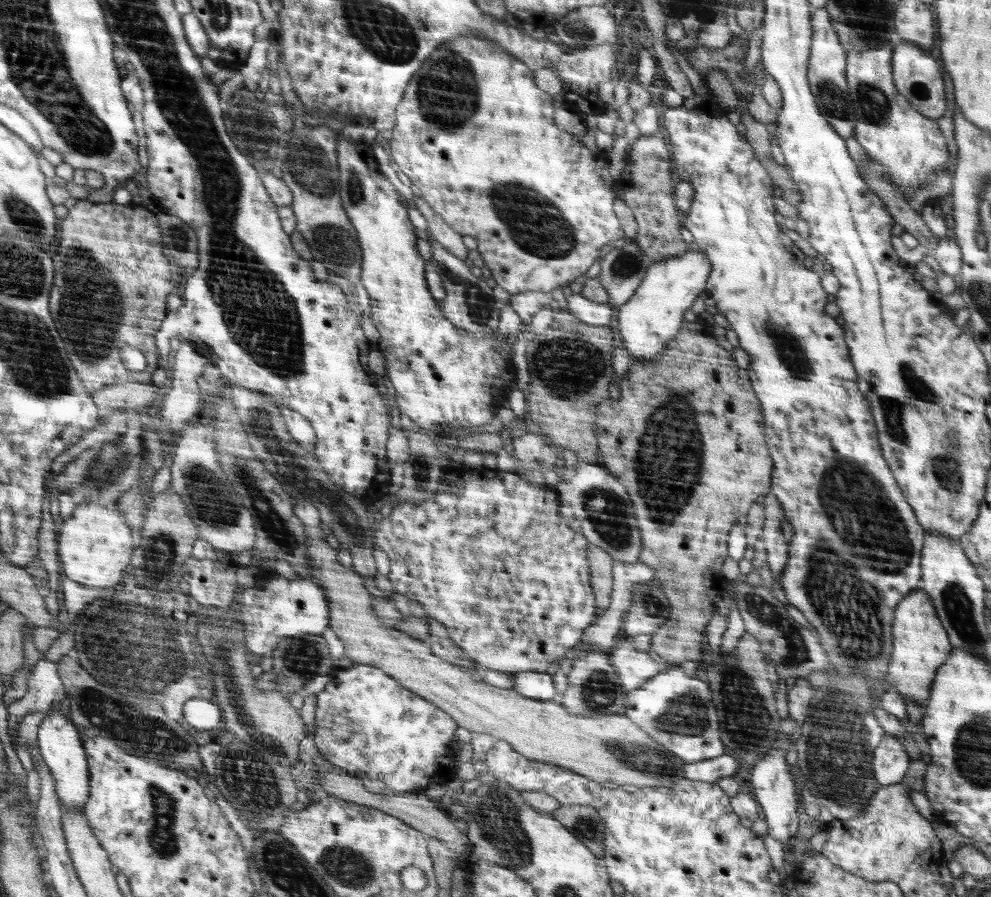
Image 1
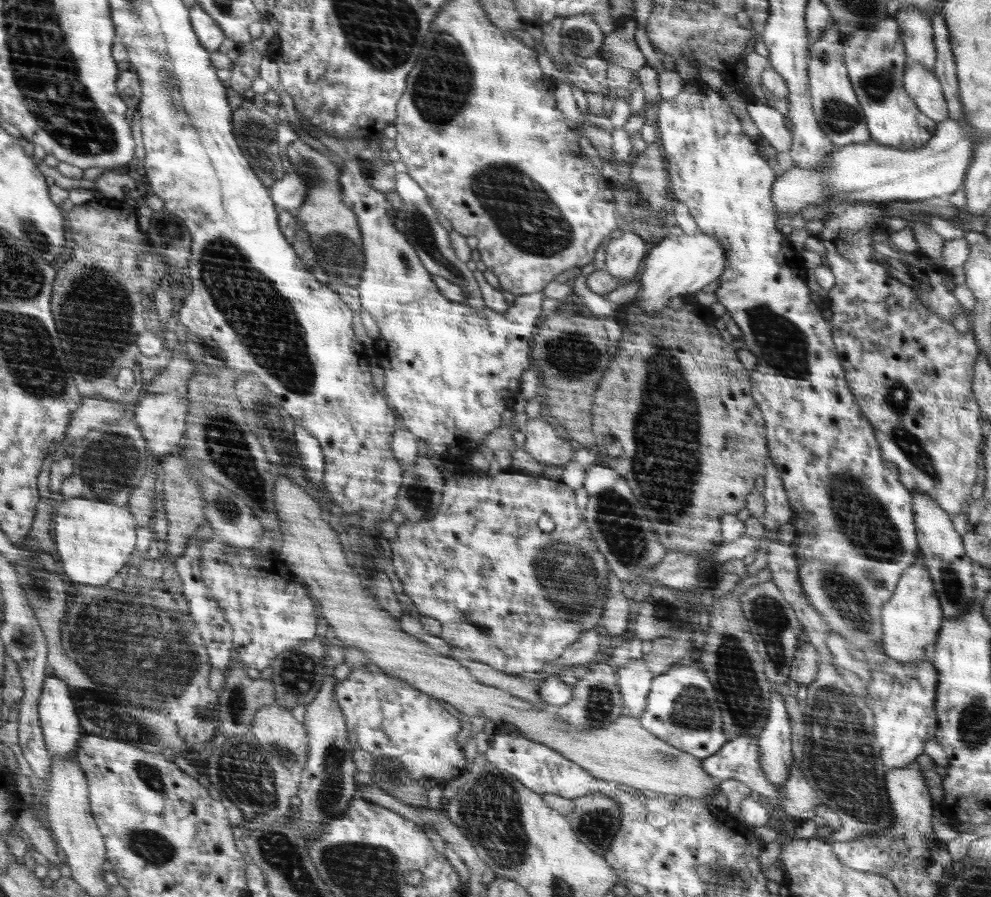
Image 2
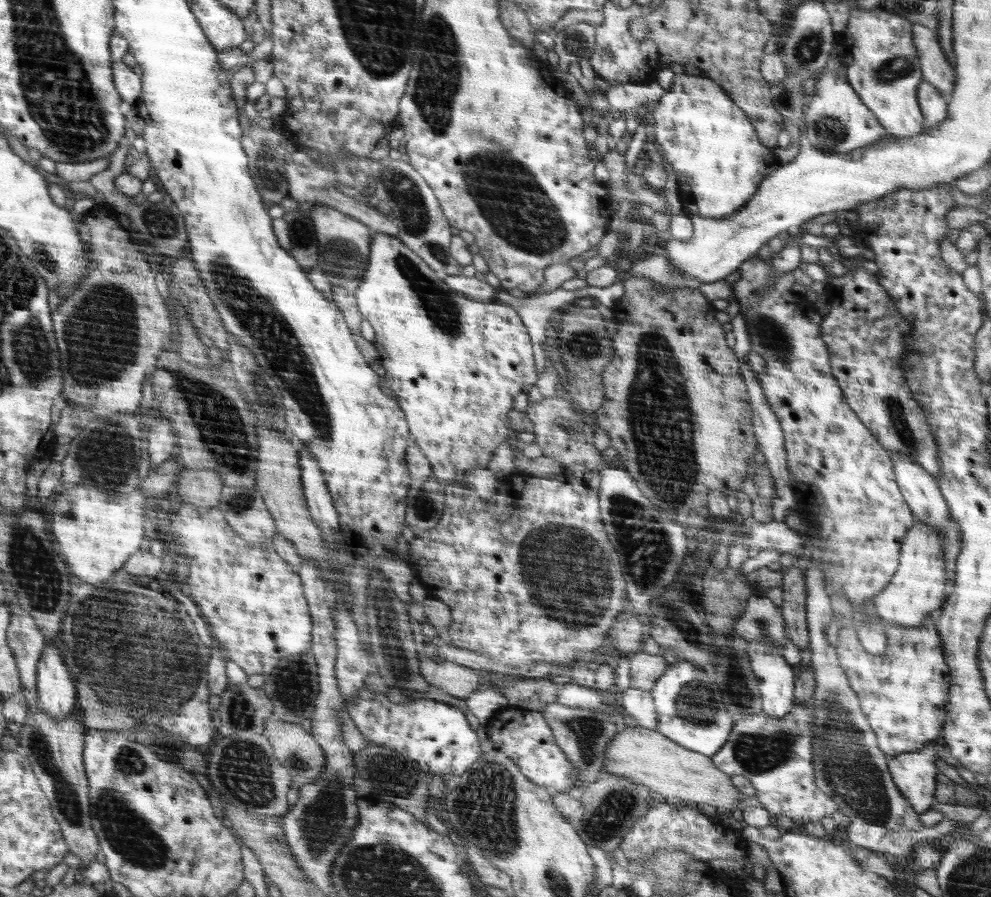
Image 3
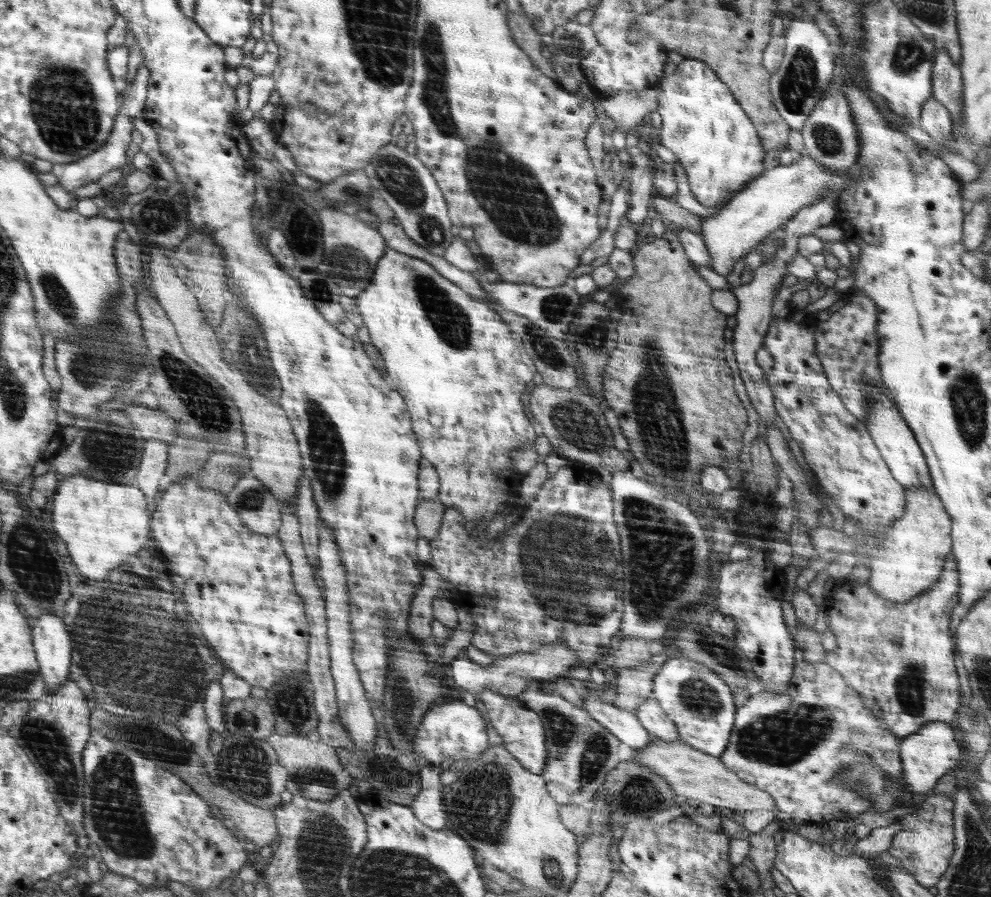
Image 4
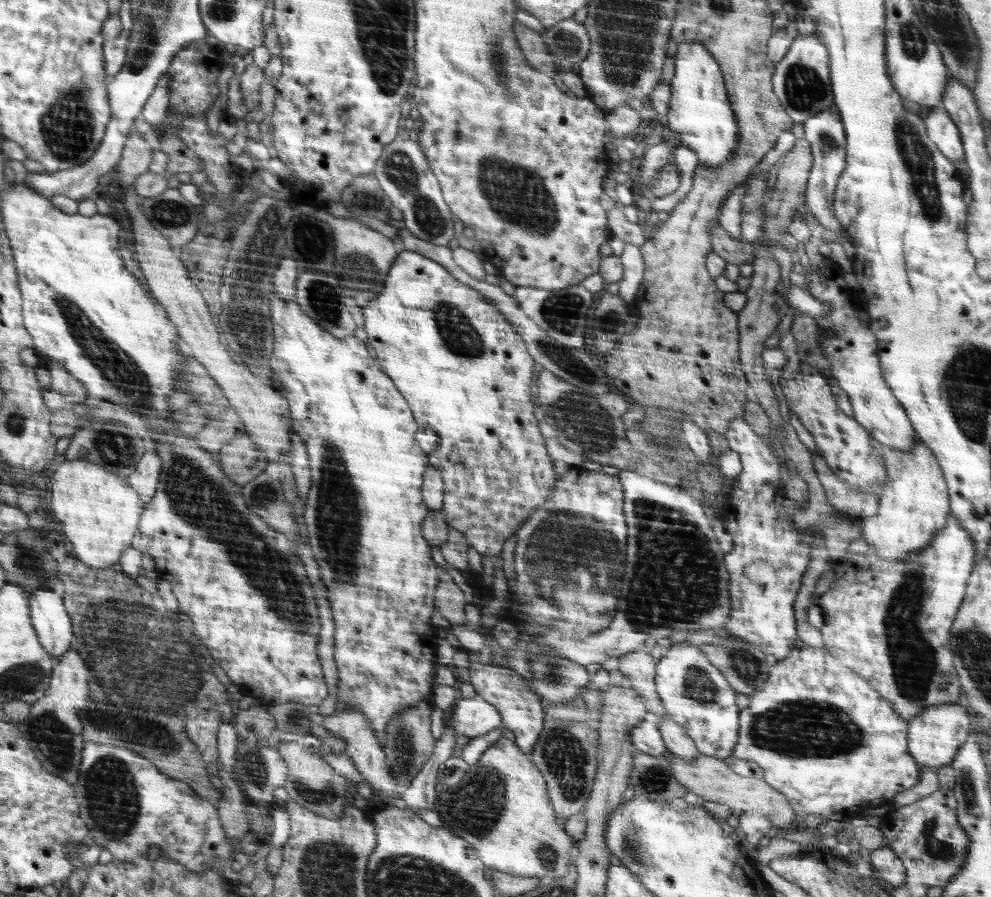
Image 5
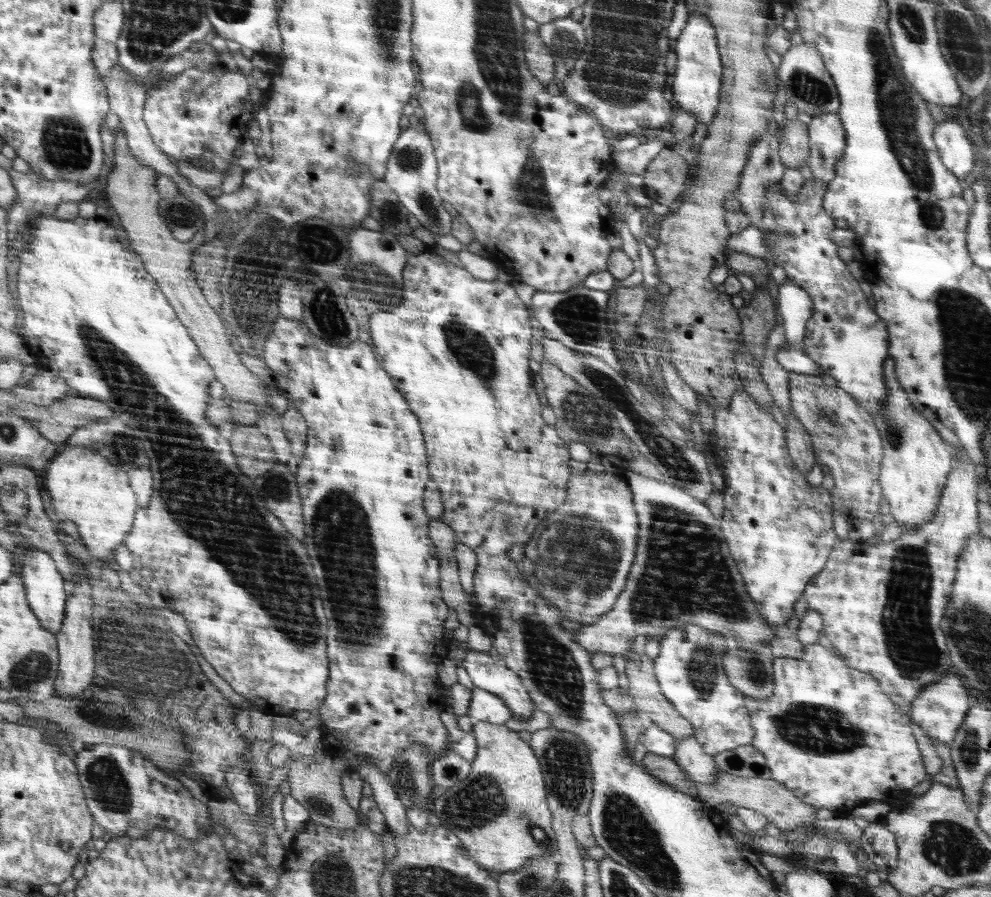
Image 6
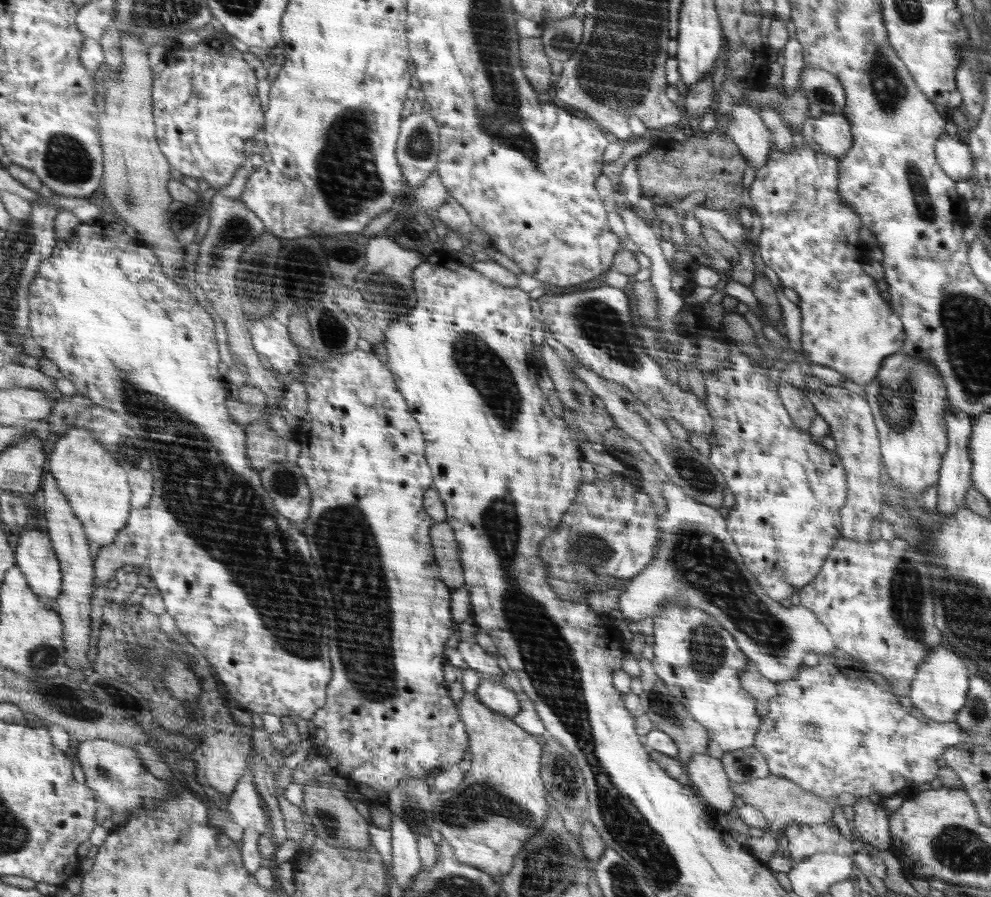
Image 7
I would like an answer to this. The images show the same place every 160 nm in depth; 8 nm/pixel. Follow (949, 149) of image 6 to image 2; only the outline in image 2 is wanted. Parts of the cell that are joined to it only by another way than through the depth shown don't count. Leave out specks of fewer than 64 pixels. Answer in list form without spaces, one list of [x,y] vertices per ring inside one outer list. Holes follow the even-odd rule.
[[[907,62],[903,74],[903,87],[925,116],[937,124],[949,120],[948,104],[940,81],[932,69],[919,62]]]

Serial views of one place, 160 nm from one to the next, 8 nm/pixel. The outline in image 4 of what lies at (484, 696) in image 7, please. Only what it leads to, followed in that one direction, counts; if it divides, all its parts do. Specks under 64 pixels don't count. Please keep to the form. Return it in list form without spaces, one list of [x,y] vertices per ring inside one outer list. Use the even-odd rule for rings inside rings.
[[[463,700],[432,705],[418,726],[413,738],[413,752],[422,763],[444,762],[448,758],[454,761],[472,760],[488,750],[486,742],[486,724],[476,708],[466,706]]]

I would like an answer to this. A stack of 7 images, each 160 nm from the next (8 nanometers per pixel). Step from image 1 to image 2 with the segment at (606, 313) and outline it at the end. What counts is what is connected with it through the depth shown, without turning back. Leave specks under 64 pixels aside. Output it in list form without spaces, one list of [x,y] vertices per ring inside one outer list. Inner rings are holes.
[[[582,274],[574,279],[573,292],[578,296],[578,300],[583,306],[580,309],[582,313],[596,317],[601,321],[604,321],[607,316],[618,316],[619,305],[606,300],[602,295],[592,292],[586,284],[586,279],[587,277]]]

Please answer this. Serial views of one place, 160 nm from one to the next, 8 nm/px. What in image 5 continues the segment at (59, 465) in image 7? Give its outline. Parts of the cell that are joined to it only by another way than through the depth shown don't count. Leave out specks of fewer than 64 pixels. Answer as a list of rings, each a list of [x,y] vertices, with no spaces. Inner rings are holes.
[[[60,459],[50,472],[52,482],[52,497],[49,499],[54,514],[60,520],[64,536],[72,542],[72,548],[77,559],[91,568],[112,567],[118,564],[122,553],[131,547],[135,540],[135,533],[139,530],[139,522],[142,520],[144,501],[139,491],[132,490],[126,480],[112,476],[106,472],[106,467],[94,466],[90,462],[82,460]]]

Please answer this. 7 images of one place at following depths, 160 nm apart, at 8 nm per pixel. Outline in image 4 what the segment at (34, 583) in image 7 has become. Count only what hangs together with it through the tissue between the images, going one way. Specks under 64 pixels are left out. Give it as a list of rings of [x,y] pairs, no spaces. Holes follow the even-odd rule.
[[[56,615],[36,617],[31,633],[34,635],[35,654],[46,681],[46,692],[53,692],[69,679],[70,652],[74,652],[71,633],[63,618]]]

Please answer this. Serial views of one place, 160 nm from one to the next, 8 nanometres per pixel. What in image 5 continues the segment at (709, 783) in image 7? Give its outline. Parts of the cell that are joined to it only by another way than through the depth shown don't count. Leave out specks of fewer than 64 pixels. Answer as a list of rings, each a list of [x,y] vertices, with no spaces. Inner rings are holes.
[[[667,715],[657,716],[657,718],[658,731],[660,731],[668,753],[688,762],[692,762],[698,755],[702,755],[680,724],[671,720]]]

